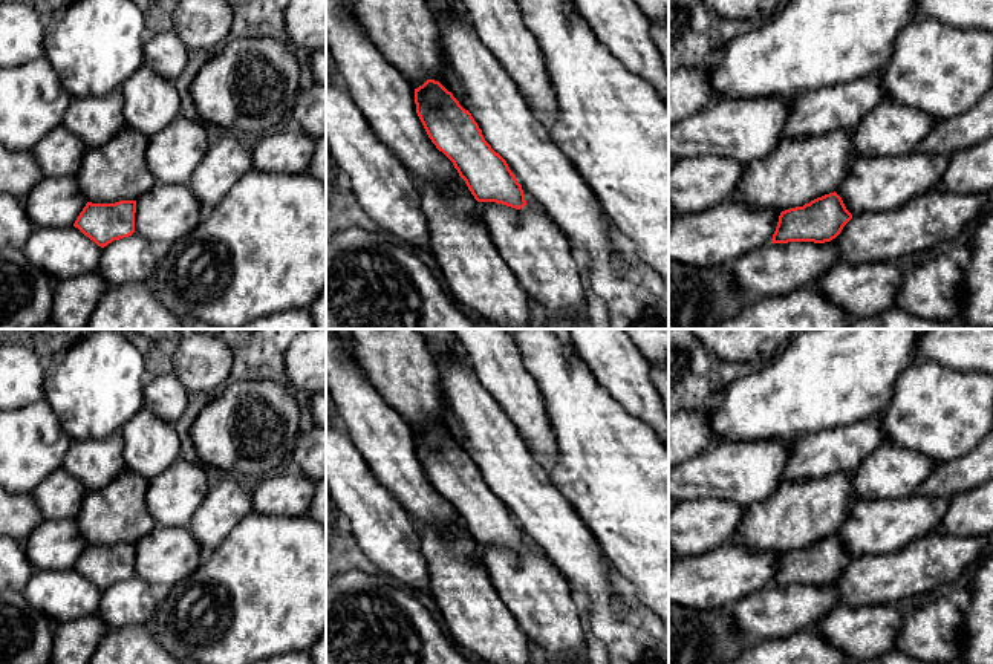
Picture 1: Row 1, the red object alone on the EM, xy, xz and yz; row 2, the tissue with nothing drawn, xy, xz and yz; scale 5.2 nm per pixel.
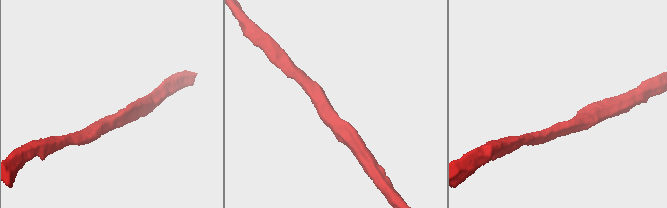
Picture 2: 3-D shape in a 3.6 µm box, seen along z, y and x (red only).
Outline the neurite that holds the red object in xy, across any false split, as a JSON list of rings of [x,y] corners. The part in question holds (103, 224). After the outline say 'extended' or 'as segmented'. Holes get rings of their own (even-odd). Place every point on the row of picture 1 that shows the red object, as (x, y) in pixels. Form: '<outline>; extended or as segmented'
[[[122,127],[109,142],[87,148],[83,156],[75,177],[87,203],[73,226],[101,248],[135,233],[136,199],[155,185],[145,161],[148,141],[141,132]]]; extended

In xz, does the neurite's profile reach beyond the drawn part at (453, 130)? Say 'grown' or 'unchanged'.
unchanged

